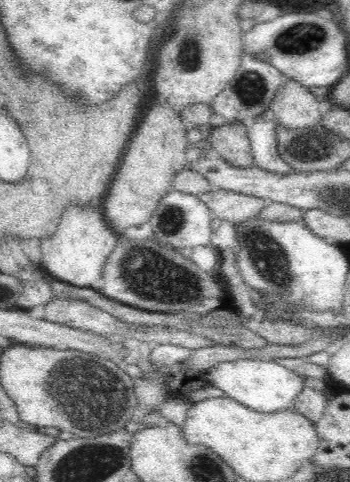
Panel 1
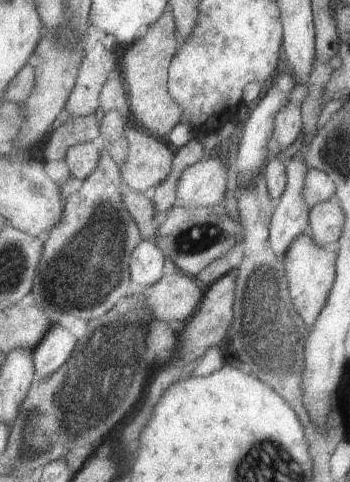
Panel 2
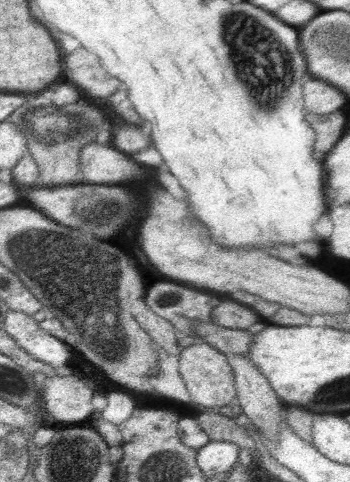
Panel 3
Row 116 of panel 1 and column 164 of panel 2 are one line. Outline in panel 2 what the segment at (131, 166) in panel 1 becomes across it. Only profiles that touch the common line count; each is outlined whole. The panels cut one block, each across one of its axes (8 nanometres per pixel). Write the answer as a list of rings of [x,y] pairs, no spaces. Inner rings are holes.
[[[125,126],[129,140],[129,156],[121,170],[123,190],[145,192],[149,186],[159,186],[173,168],[175,154],[165,146],[163,138],[155,138],[137,128]]]

